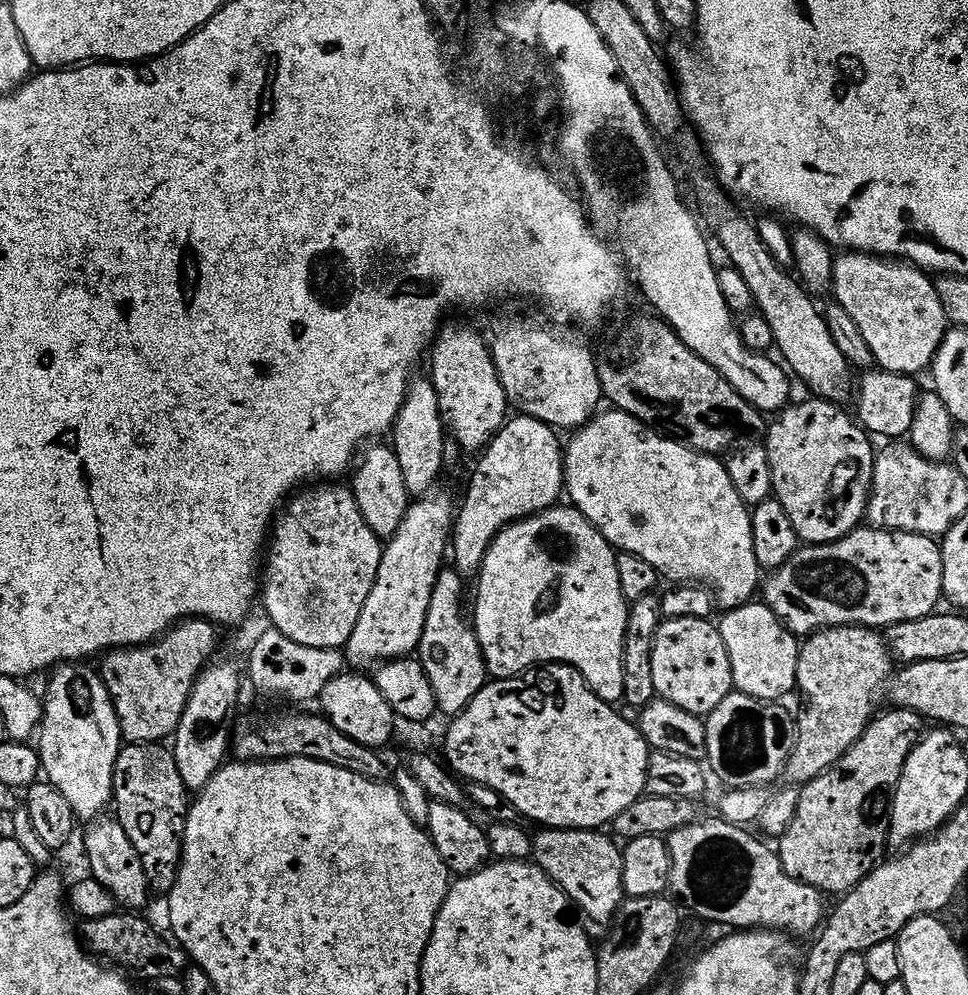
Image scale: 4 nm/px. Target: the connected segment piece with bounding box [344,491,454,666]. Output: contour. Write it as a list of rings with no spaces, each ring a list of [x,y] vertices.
[[[433,491],[431,494],[421,495],[409,503],[408,511],[404,514],[404,521],[398,530],[387,541],[384,557],[378,566],[378,578],[374,590],[370,590],[370,598],[362,610],[356,623],[356,629],[344,645],[344,656],[349,665],[360,666],[366,662],[387,662],[397,658],[407,657],[415,653],[420,647],[420,635],[426,626],[426,614],[430,610],[432,591],[440,579],[444,560],[444,548],[450,544],[450,529],[454,524],[454,504],[444,492]]]

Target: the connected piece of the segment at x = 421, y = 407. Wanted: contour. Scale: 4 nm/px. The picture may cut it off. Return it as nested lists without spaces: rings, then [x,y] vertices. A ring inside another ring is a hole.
[[[424,378],[424,381],[405,398],[404,405],[402,403],[399,405],[394,421],[395,432],[396,456],[399,458],[403,477],[408,483],[409,493],[427,493],[433,487],[431,484],[439,478],[441,470],[446,466],[444,462],[446,426],[431,379]]]

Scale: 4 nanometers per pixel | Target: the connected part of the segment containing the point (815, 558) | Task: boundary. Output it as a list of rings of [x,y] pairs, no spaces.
[[[860,526],[848,533],[846,536],[841,536],[839,540],[829,540],[826,544],[812,544],[811,546],[804,546],[797,550],[780,568],[771,573],[763,581],[762,592],[764,588],[764,596],[762,602],[781,622],[789,632],[795,634],[797,637],[804,638],[809,634],[815,633],[817,630],[823,629],[825,626],[832,626],[837,623],[836,620],[843,612],[852,612],[855,608],[860,608],[864,603],[868,603],[870,607],[876,612],[896,612],[900,608],[900,612],[904,617],[910,620],[929,618],[935,613],[939,607],[942,598],[942,582],[944,572],[944,557],[942,555],[942,548],[939,543],[931,536],[919,536],[913,532],[893,532],[886,528],[874,528],[871,526]]]

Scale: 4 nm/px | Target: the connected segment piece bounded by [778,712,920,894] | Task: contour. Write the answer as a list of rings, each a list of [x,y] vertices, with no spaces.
[[[912,712],[877,715],[828,771],[800,788],[794,822],[778,840],[781,866],[790,878],[824,894],[848,894],[885,859],[892,797],[919,724]]]

